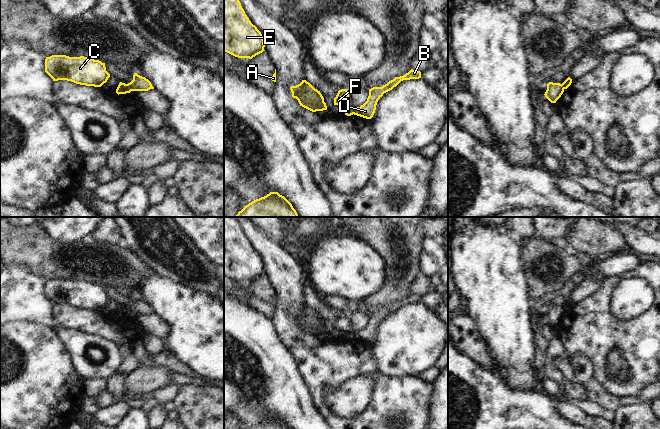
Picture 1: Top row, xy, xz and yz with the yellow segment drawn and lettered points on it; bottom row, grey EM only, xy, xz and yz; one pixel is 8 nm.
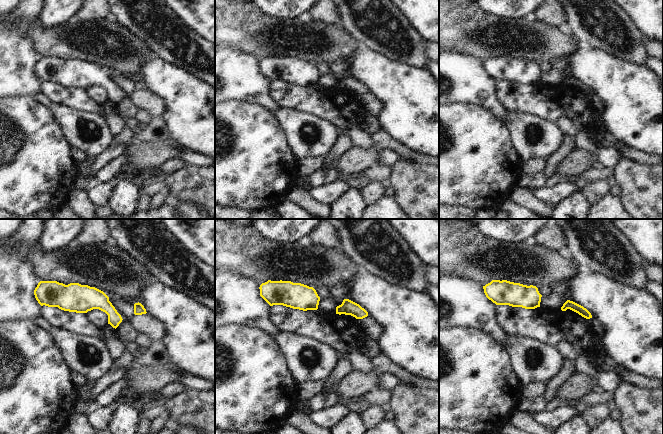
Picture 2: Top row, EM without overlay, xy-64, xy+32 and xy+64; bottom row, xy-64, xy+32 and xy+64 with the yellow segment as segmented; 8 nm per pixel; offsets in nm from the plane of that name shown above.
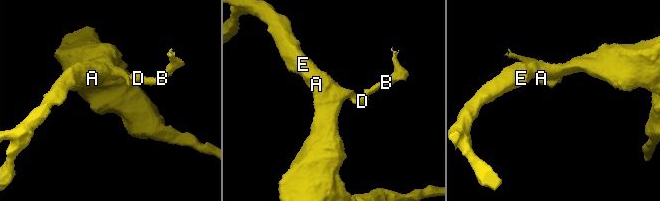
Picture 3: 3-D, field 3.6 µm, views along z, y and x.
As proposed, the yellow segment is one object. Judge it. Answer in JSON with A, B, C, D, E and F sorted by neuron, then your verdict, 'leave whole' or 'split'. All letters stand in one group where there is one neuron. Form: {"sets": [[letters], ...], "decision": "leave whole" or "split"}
{"sets": [["A", "C", "E", "F"], ["B", "D"]], "decision": "split"}

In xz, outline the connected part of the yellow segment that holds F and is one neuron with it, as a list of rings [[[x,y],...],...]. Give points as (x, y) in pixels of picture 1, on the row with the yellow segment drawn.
[[[341,89],[338,91],[336,97],[334,98],[334,105],[340,105],[344,110],[350,107],[349,92],[347,89]]]

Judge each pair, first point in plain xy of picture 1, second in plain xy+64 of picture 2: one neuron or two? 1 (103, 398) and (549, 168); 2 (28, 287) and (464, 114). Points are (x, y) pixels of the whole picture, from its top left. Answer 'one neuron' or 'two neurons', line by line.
1: two neurons
2: two neurons

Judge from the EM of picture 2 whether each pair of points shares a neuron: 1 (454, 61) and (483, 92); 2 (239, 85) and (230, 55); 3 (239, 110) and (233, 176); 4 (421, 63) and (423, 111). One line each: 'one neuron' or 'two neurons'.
1: one neuron
2: one neuron
3: one neuron
4: two neurons

